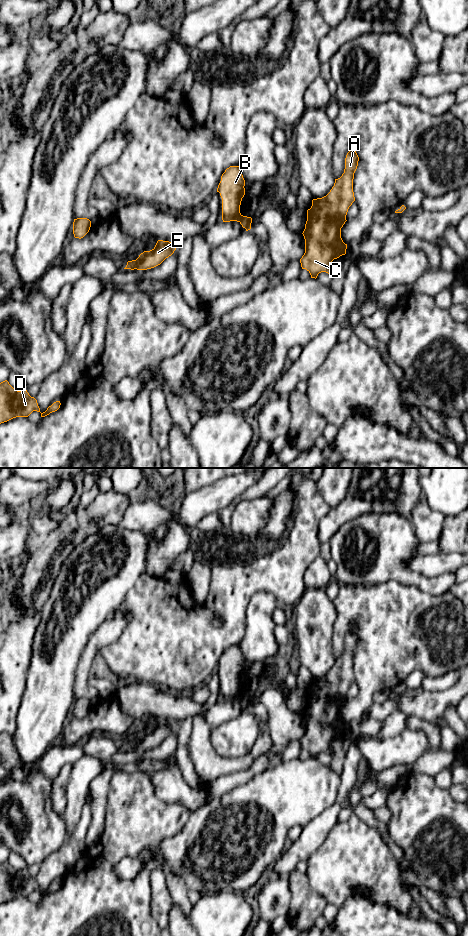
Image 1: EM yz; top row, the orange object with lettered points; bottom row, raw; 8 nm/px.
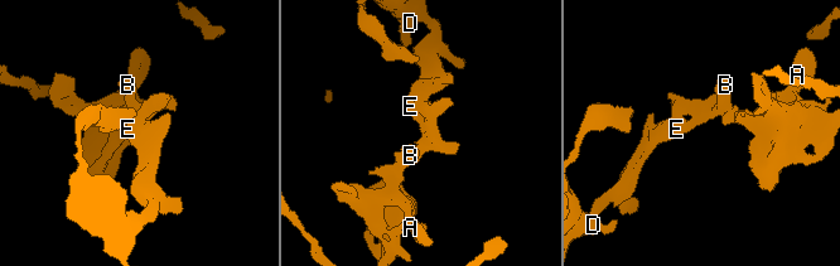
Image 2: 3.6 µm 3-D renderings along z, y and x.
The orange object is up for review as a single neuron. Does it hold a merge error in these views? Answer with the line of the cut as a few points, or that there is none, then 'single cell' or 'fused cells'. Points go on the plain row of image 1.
cut in yz along (244, 696), (238, 701); fused cells

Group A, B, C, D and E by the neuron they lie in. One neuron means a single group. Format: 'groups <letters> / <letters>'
groups A C / B D E

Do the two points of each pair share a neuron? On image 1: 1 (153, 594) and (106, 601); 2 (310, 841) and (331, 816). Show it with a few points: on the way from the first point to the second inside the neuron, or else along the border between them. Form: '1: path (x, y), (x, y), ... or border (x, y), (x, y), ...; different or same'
1: border (138, 578), (125, 600), (116, 610); different
2: path (312, 835), (325, 822); same

